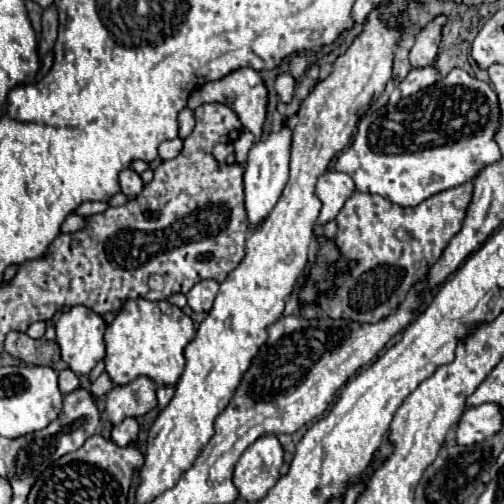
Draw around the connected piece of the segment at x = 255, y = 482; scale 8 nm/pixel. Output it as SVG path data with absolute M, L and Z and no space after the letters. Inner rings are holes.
M275 435L259 437L235 465L233 483L239 495L255 503L267 495L267 491L277 483L279 469L283 465L283 447Z

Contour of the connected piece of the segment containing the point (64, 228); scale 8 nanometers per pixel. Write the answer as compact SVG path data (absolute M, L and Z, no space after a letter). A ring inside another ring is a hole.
M69 215L63 225L61 225L61 233L73 233L77 229L83 229L85 227L85 219L79 217L79 215Z

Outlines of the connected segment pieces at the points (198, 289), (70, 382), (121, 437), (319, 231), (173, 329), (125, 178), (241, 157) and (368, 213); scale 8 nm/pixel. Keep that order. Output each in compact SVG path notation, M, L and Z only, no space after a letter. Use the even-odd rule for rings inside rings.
M205 279L203 283L195 283L195 287L187 293L189 307L197 313L207 313L213 307L217 291L219 291L219 283L213 279Z
M63 369L59 373L59 387L63 393L71 393L79 387L79 377L71 369Z
M127 417L121 425L113 427L111 437L113 437L113 441L115 441L117 445L125 447L125 445L137 441L137 433L139 433L139 423L137 423L137 419L135 419L135 417Z
M329 221L325 225L317 225L315 227L315 237L323 237L323 239L333 239L335 237L335 231L337 231L337 223L335 221Z
M131 299L123 305L115 321L107 327L105 371L111 375L115 385L127 385L133 379L145 375L157 387L175 387L185 367L183 347L193 339L193 335L195 335L193 319L179 307L171 305L169 301Z
M125 169L119 173L119 187L121 187L123 195L139 195L143 185L145 185L143 179L135 171Z
M243 131L243 135L239 135L239 139L233 143L235 147L235 157L237 157L237 163L239 165L245 165L247 161L247 151L251 149L253 145L253 135L249 131Z
M463 183L441 191L411 209L399 207L381 195L353 193L335 217L339 223L335 243L339 243L339 251L343 251L343 263L339 263L335 271L343 271L343 267L351 267L351 271L343 275L335 299L323 299L323 313L331 319L351 319L357 323L377 323L395 313L409 289L427 273L451 237L461 229L471 195L473 183ZM397 227L409 229L411 239L399 241L395 237Z

